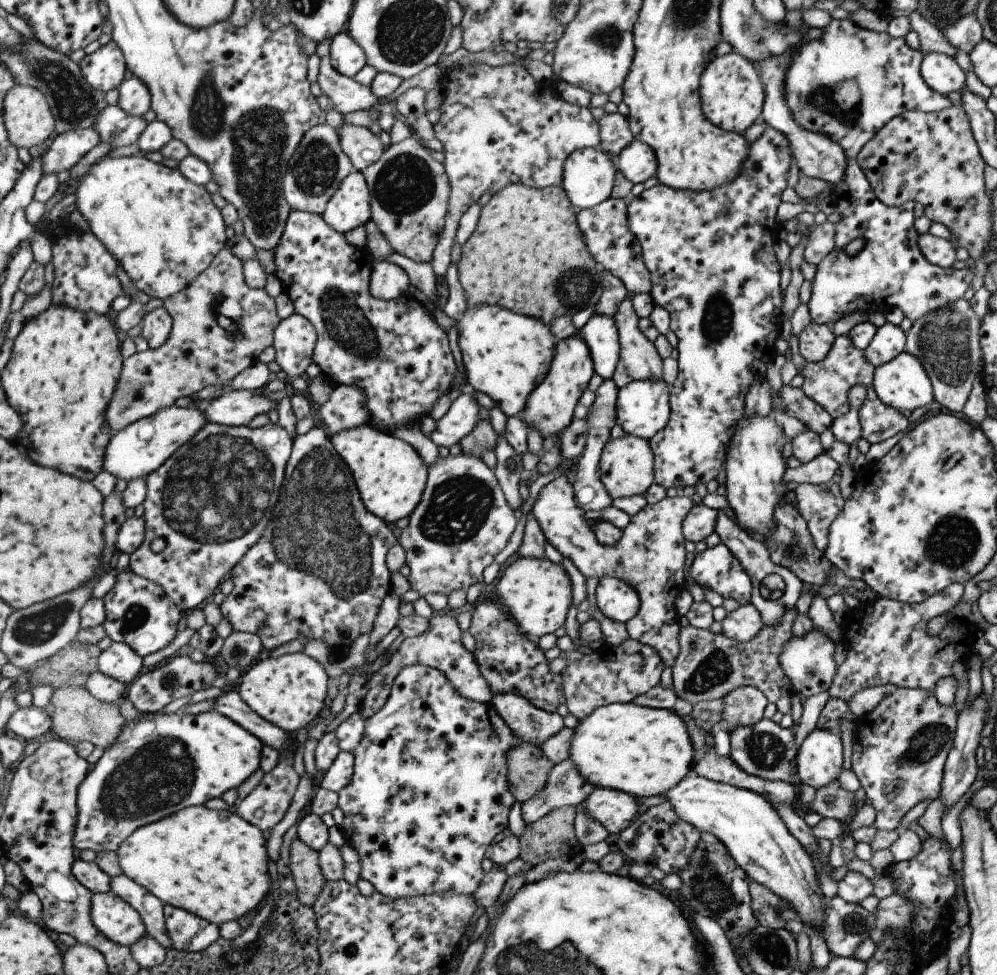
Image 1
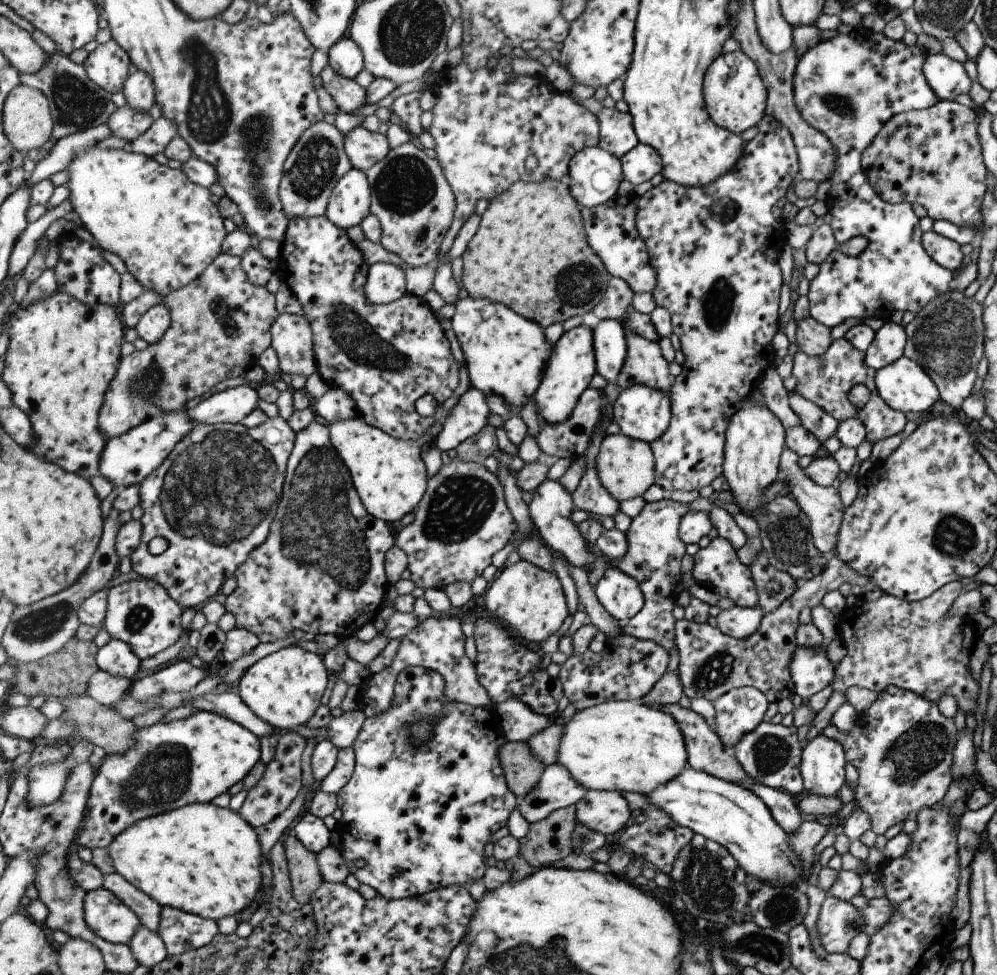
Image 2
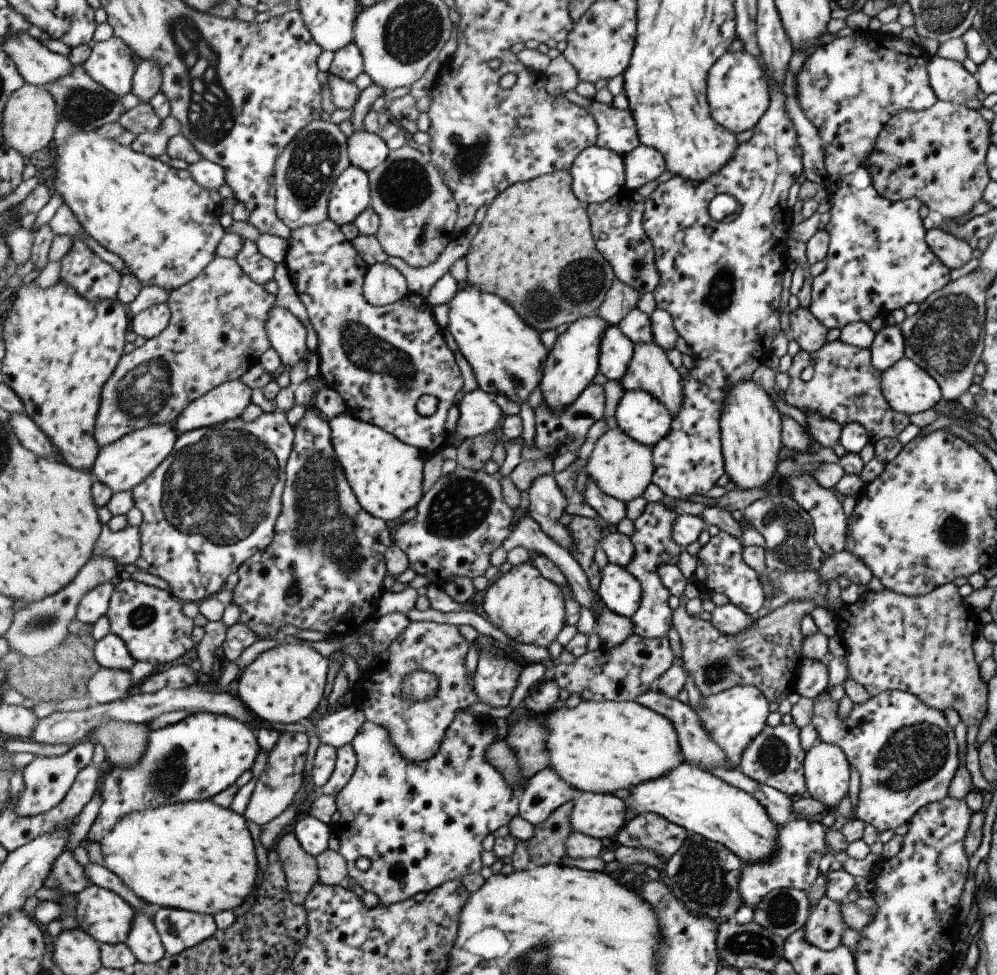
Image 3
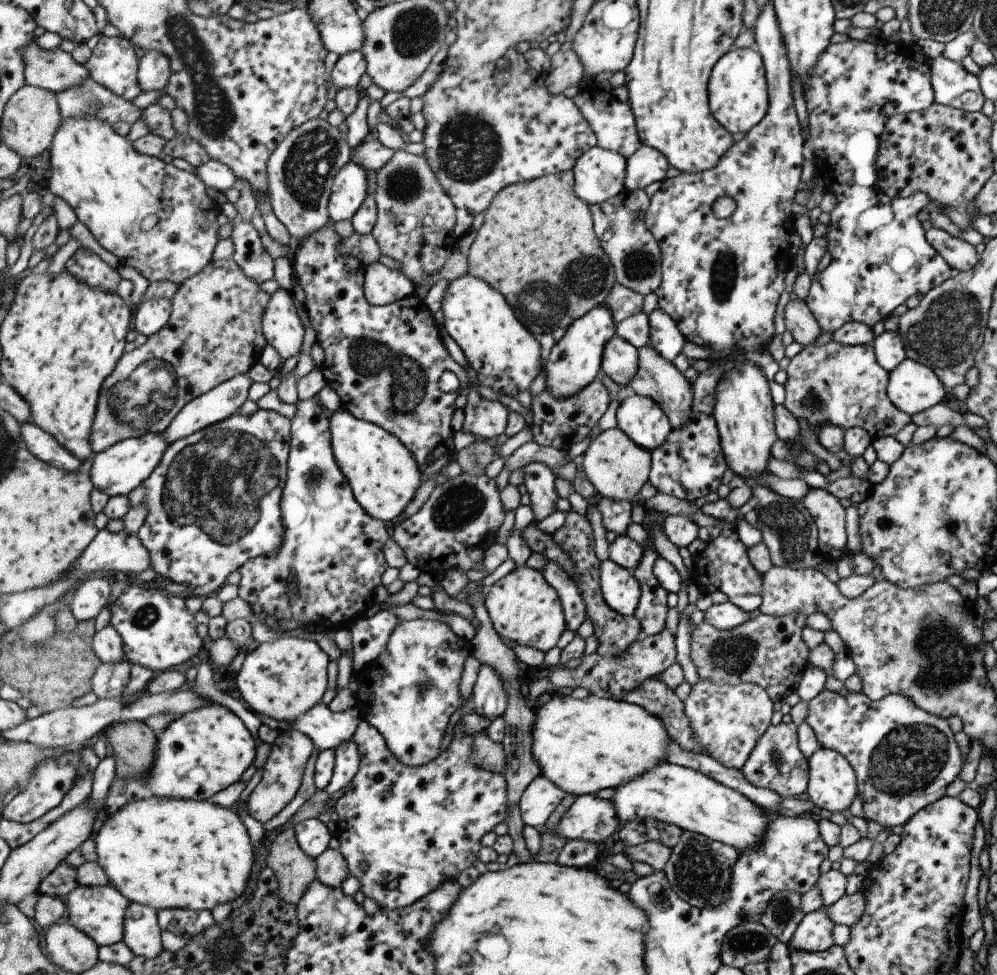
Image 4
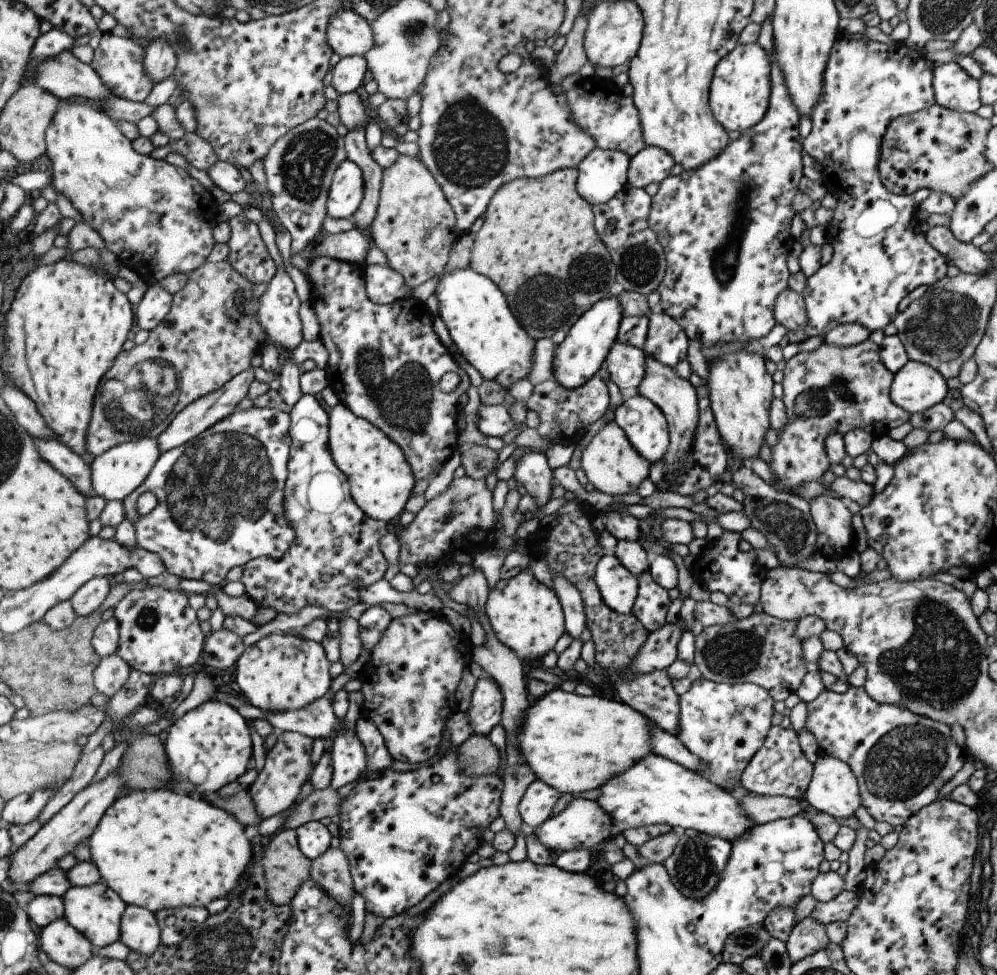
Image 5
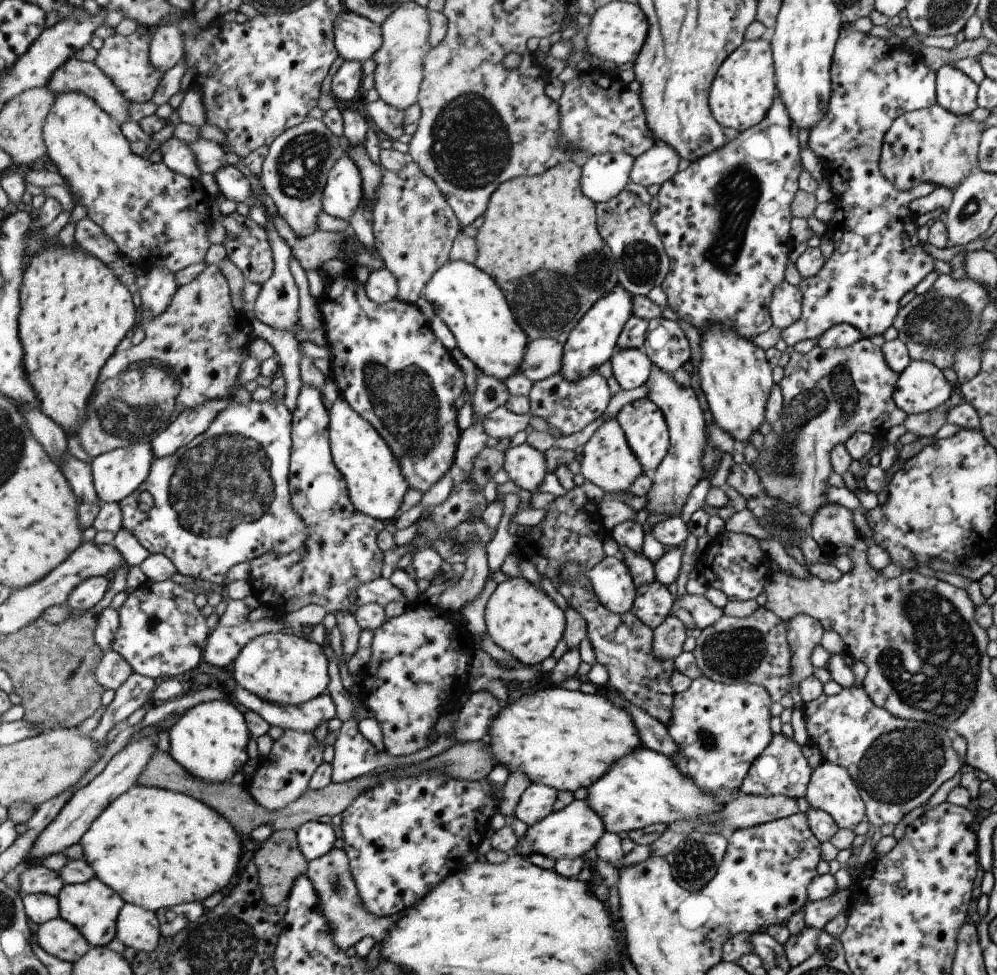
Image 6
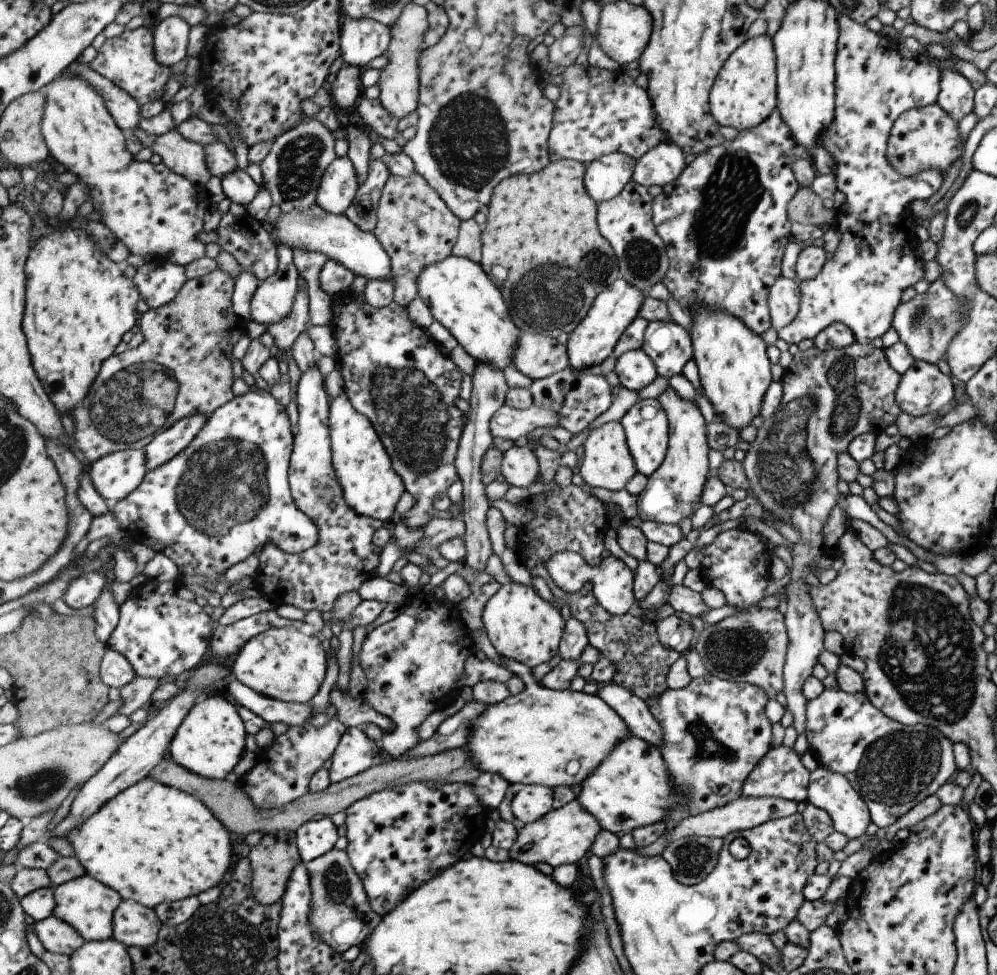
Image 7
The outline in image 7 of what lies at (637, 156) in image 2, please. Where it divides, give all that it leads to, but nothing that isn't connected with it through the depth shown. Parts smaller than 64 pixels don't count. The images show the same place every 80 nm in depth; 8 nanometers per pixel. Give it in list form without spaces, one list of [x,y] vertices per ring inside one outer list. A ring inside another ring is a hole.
[[[661,142],[638,161],[634,181],[647,187],[665,187],[681,174],[685,166],[683,152],[675,144]]]

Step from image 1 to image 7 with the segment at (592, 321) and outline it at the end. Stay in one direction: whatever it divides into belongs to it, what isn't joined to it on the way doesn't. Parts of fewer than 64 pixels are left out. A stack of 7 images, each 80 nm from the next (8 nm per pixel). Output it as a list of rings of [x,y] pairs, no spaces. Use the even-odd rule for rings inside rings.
[[[642,349],[623,354],[616,360],[614,371],[623,387],[637,393],[660,376],[657,364]]]

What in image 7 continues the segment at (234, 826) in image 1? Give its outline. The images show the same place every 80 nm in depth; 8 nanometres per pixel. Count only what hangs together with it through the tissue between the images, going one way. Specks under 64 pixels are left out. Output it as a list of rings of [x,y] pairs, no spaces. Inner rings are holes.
[[[155,778],[141,780],[109,800],[105,806],[99,808],[99,812],[73,828],[68,840],[75,848],[75,858],[85,868],[87,875],[117,890],[124,900],[153,909],[166,901],[176,902],[191,896],[199,897],[205,890],[217,886],[233,864],[233,840],[227,826],[201,799],[179,790],[178,787],[155,782]]]

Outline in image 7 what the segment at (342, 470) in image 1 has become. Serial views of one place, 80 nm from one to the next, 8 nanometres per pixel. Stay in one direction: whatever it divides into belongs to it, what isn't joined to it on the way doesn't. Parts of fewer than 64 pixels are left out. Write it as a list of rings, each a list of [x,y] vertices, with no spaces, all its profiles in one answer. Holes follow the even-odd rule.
[[[317,365],[301,375],[297,387],[299,432],[294,434],[294,454],[290,465],[290,488],[299,508],[318,524],[319,542],[305,553],[291,554],[273,542],[259,552],[254,585],[268,595],[277,607],[294,606],[304,611],[332,612],[335,602],[345,592],[358,592],[365,582],[377,576],[379,560],[373,542],[383,520],[358,514],[346,502],[343,488],[335,474],[330,434],[330,405],[327,380]]]

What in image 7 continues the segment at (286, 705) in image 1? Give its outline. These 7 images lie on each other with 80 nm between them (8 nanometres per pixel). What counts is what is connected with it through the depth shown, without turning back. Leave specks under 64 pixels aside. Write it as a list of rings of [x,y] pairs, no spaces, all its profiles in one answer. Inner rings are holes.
[[[299,626],[273,628],[247,642],[231,666],[236,679],[259,694],[284,702],[311,702],[325,682],[329,658],[326,642],[316,634],[303,634]]]

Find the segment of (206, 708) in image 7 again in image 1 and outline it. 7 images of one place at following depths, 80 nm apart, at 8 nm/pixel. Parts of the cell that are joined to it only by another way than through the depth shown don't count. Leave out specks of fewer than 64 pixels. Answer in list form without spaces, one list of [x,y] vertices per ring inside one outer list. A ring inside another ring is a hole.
[[[184,708],[175,714],[143,713],[143,716],[139,720],[127,721],[123,732],[121,732],[121,736],[117,738],[117,742],[105,750],[104,756],[93,766],[90,776],[82,785],[82,789],[79,790],[79,820],[74,838],[75,847],[80,852],[87,850],[97,853],[106,851],[117,852],[119,846],[122,846],[123,842],[126,842],[127,838],[130,838],[131,834],[135,833],[135,830],[147,826],[147,824],[164,820],[177,812],[181,812],[185,808],[202,806],[206,802],[209,802],[209,800],[221,798],[228,790],[239,788],[251,774],[255,774],[262,767],[263,746],[264,743],[261,739],[251,734],[245,728],[242,728],[238,723],[233,722],[231,718],[223,716],[221,712],[215,709],[199,715],[187,714]]]

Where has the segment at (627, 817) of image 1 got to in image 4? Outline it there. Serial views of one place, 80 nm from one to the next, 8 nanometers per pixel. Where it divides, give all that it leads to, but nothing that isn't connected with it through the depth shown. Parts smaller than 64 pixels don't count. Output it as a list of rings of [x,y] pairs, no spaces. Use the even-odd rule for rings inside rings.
[[[595,794],[581,795],[563,817],[557,832],[569,839],[599,844],[621,829],[615,803]]]

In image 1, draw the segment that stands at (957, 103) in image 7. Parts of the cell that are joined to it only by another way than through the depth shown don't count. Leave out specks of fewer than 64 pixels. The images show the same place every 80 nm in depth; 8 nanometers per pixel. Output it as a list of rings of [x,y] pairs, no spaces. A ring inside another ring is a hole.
[[[942,53],[922,56],[920,76],[930,90],[943,96],[949,92],[961,92],[965,88],[965,72],[953,57]]]

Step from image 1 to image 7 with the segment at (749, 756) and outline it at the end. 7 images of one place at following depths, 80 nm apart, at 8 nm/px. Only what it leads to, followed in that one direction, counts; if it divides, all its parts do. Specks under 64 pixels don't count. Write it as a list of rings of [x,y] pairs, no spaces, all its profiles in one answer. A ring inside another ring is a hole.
[[[783,744],[773,746],[767,750],[749,776],[745,778],[740,796],[745,798],[779,798],[797,804],[806,801],[809,774],[810,772],[801,764],[800,756],[792,748],[786,748]]]

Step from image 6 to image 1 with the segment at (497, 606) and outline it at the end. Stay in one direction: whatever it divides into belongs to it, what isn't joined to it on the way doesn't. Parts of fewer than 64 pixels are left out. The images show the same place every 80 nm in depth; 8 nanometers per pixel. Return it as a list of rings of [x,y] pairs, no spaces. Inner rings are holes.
[[[514,557],[501,571],[495,584],[495,598],[521,632],[539,640],[565,626],[567,614],[573,606],[573,586],[565,568],[549,558]]]

